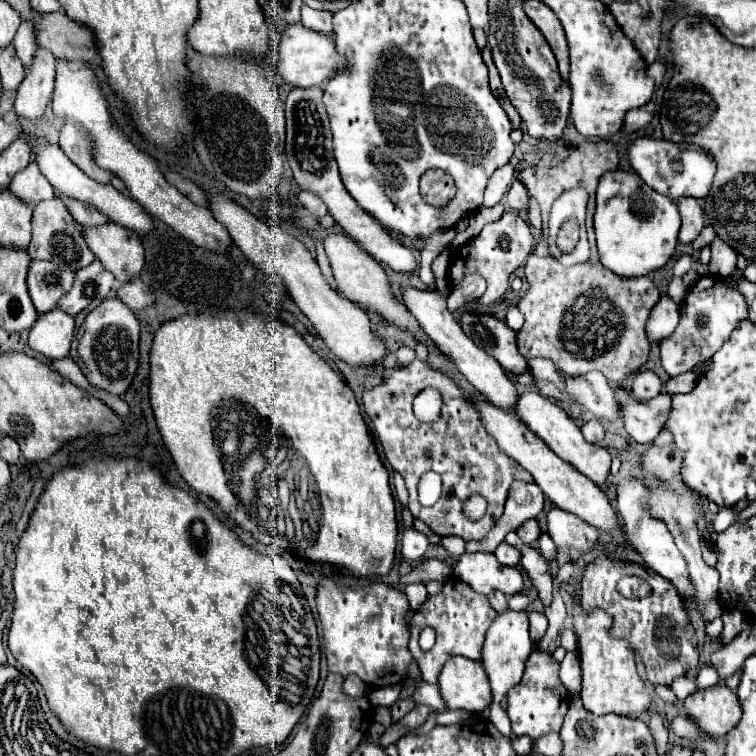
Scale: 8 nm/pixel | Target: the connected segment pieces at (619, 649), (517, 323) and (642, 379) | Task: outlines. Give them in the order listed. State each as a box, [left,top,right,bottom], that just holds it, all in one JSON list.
[[573,599,651,717],[505,307,523,331],[631,371,663,401]]

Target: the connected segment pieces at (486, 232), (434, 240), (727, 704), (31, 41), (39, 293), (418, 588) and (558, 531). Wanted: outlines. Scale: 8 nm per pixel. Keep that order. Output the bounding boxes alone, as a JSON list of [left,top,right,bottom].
[[451,211,533,305],[419,229,455,289],[683,683,741,737],[13,21,37,69],[27,261,73,313],[405,583,427,611],[547,507,599,555]]

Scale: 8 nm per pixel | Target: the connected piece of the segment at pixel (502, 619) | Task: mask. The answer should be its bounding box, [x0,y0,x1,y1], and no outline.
[483,611,533,701]

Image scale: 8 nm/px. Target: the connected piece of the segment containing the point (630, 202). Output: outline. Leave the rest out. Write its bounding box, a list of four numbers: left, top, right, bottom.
[593,171,681,279]

